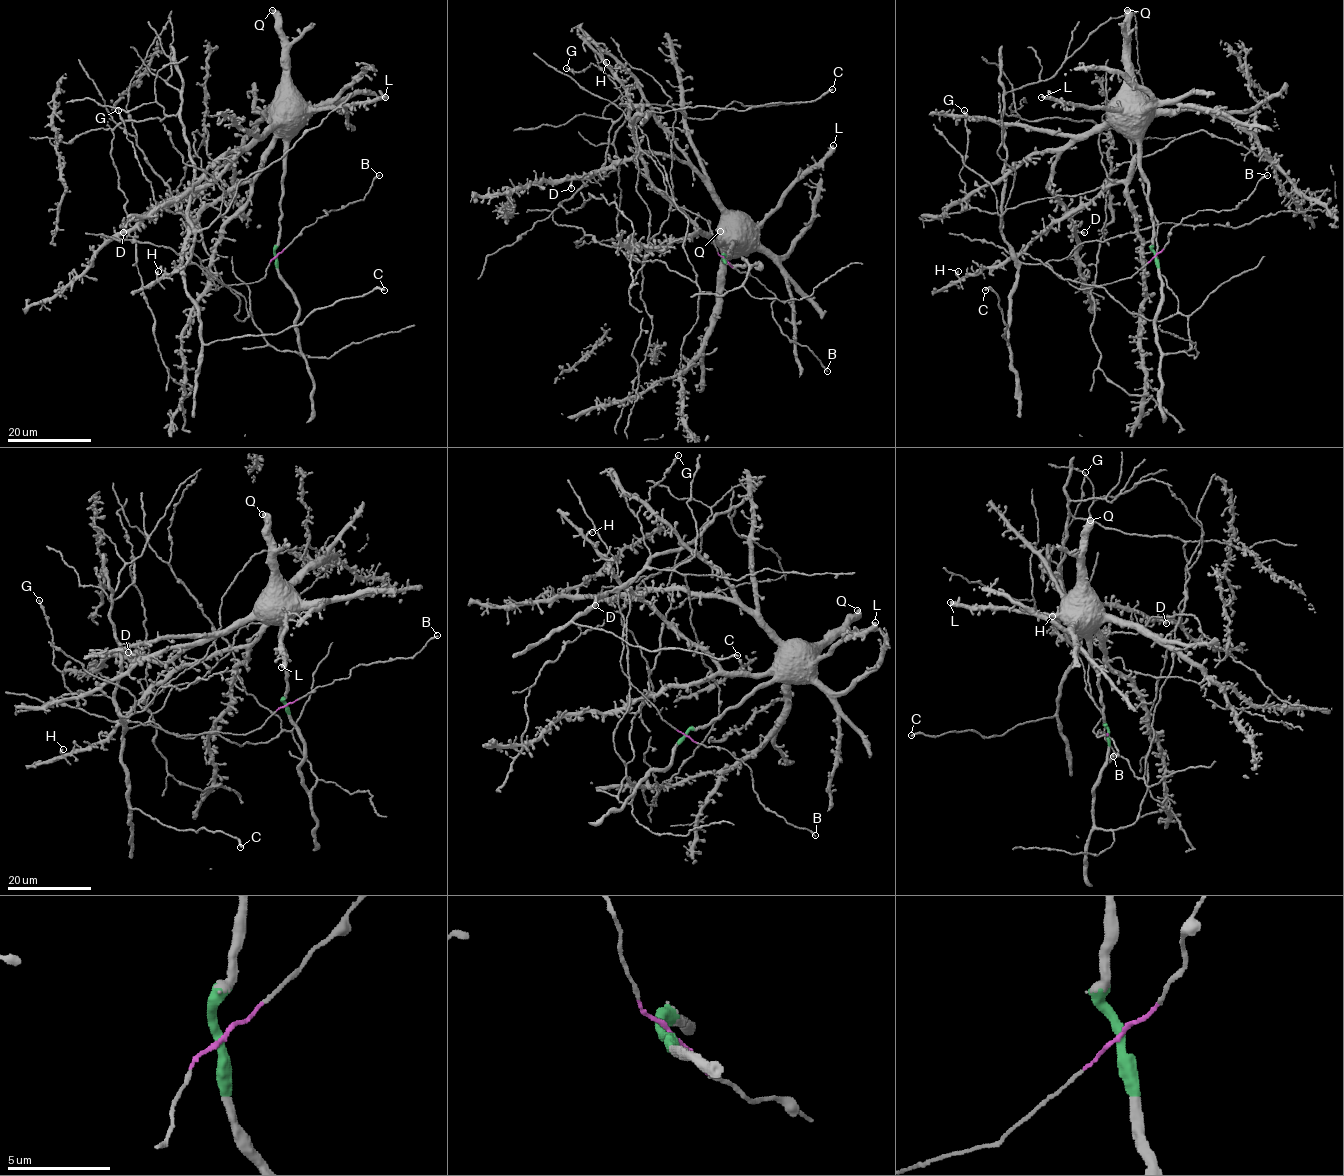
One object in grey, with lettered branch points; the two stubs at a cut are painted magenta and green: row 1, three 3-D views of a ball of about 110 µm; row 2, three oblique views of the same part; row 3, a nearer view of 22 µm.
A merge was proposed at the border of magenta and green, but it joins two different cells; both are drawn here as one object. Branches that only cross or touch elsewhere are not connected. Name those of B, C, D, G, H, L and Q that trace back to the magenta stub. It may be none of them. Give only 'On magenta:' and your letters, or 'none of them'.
On magenta: B, C, G

